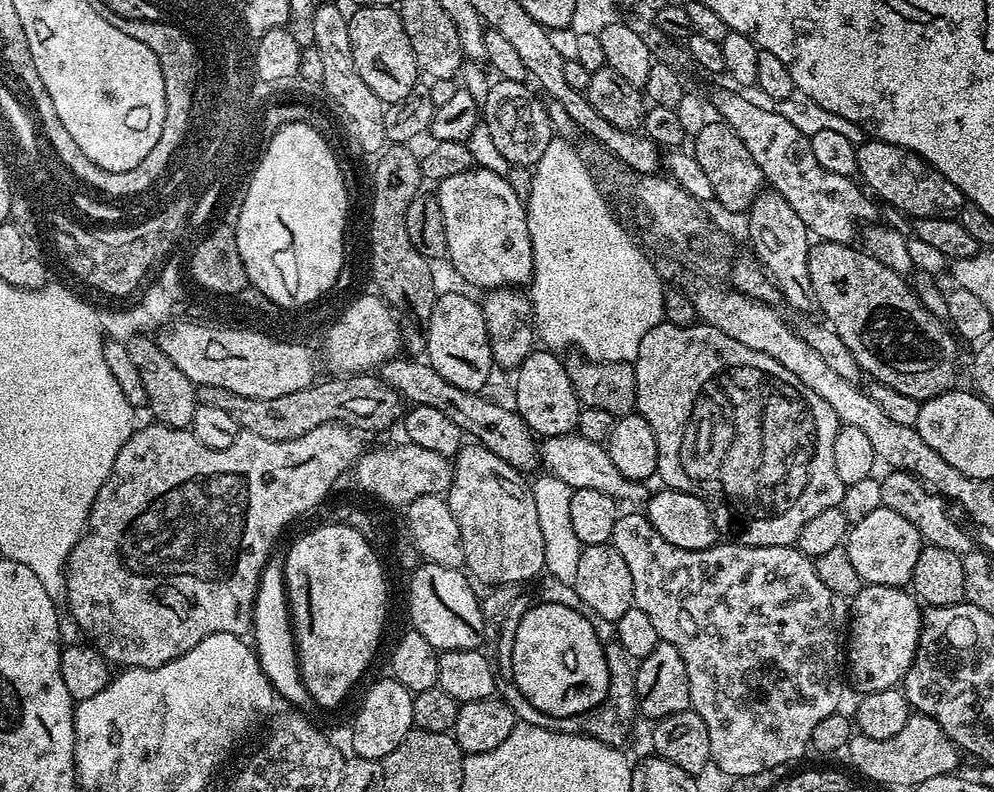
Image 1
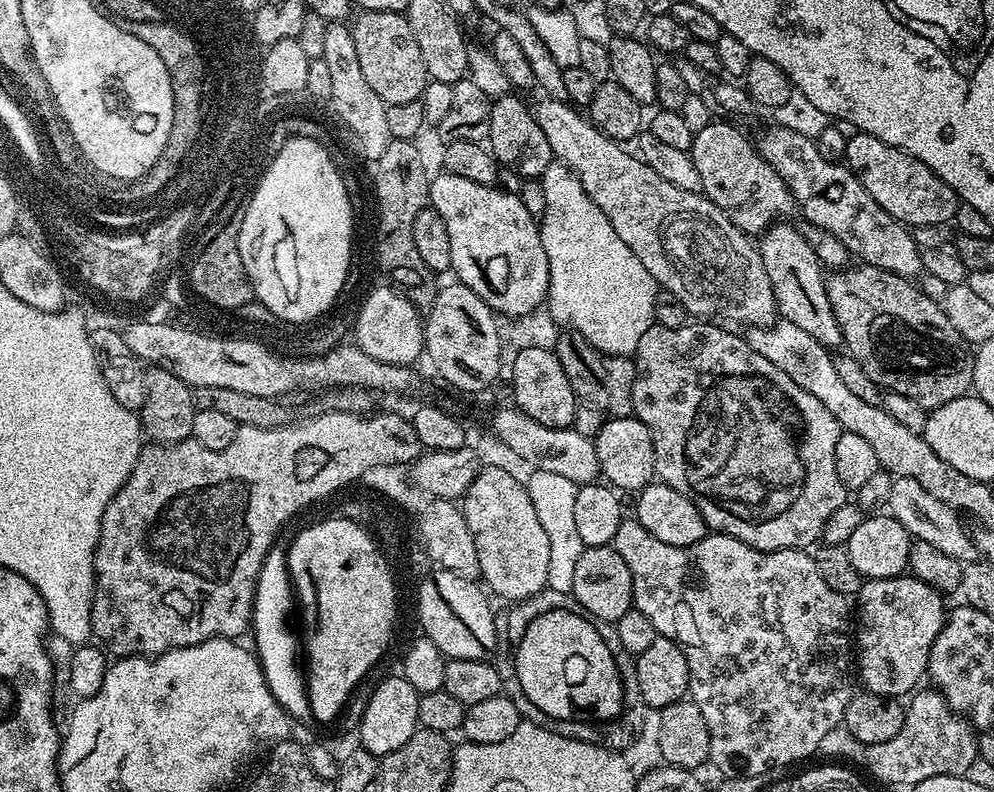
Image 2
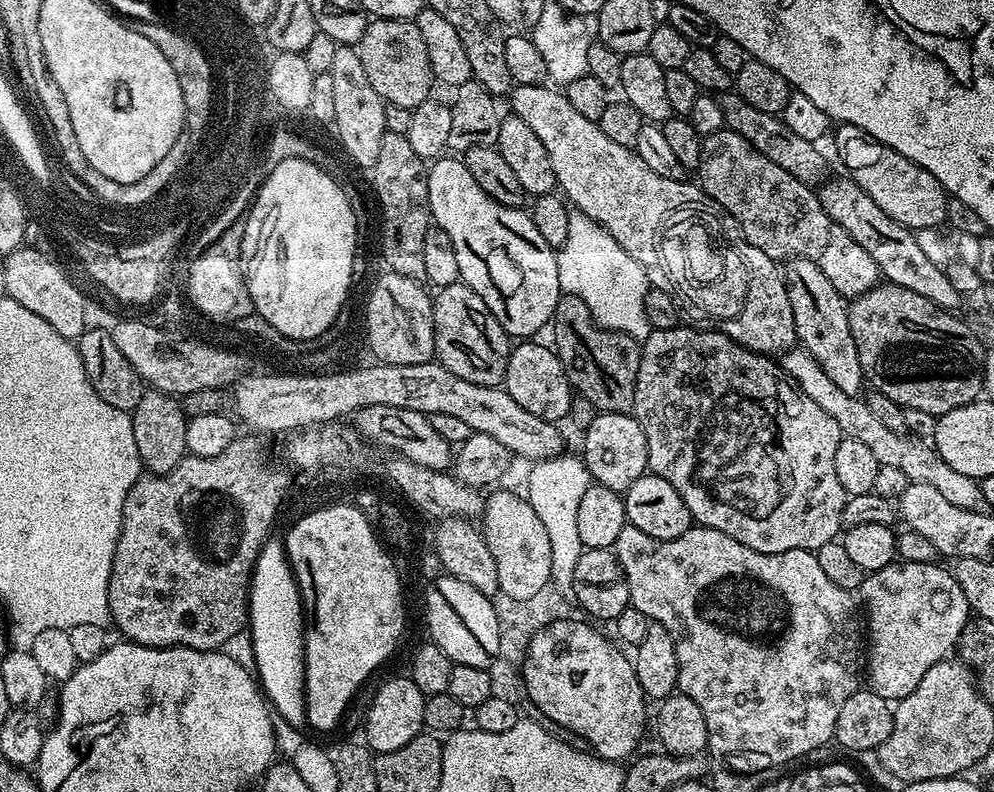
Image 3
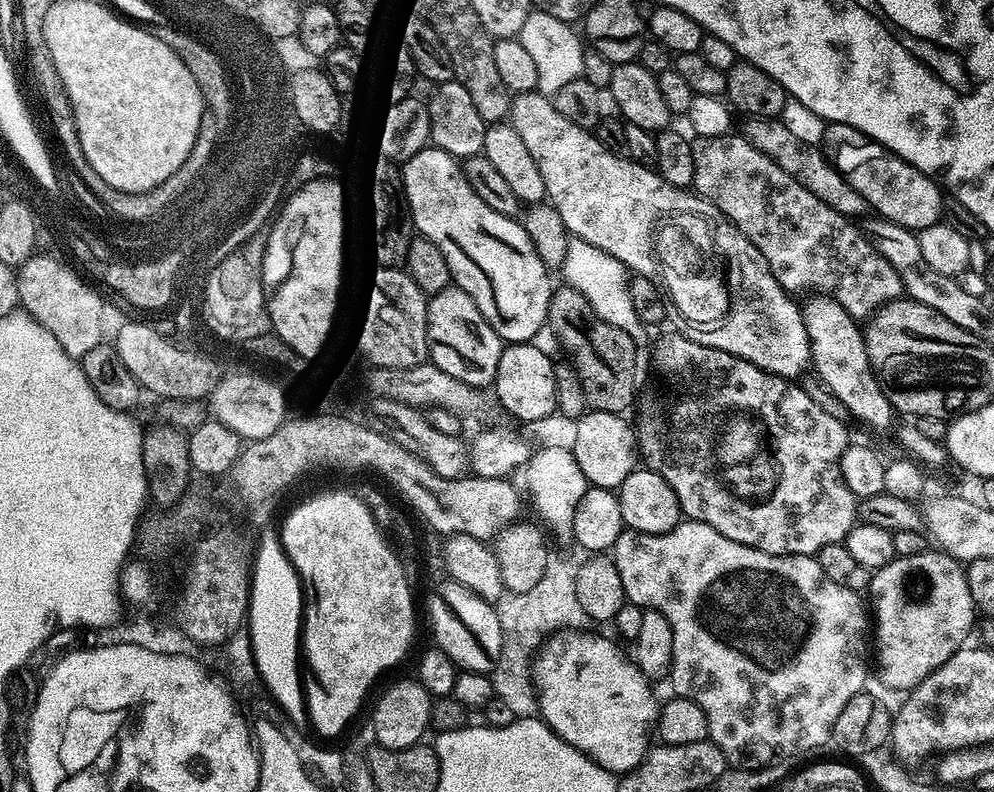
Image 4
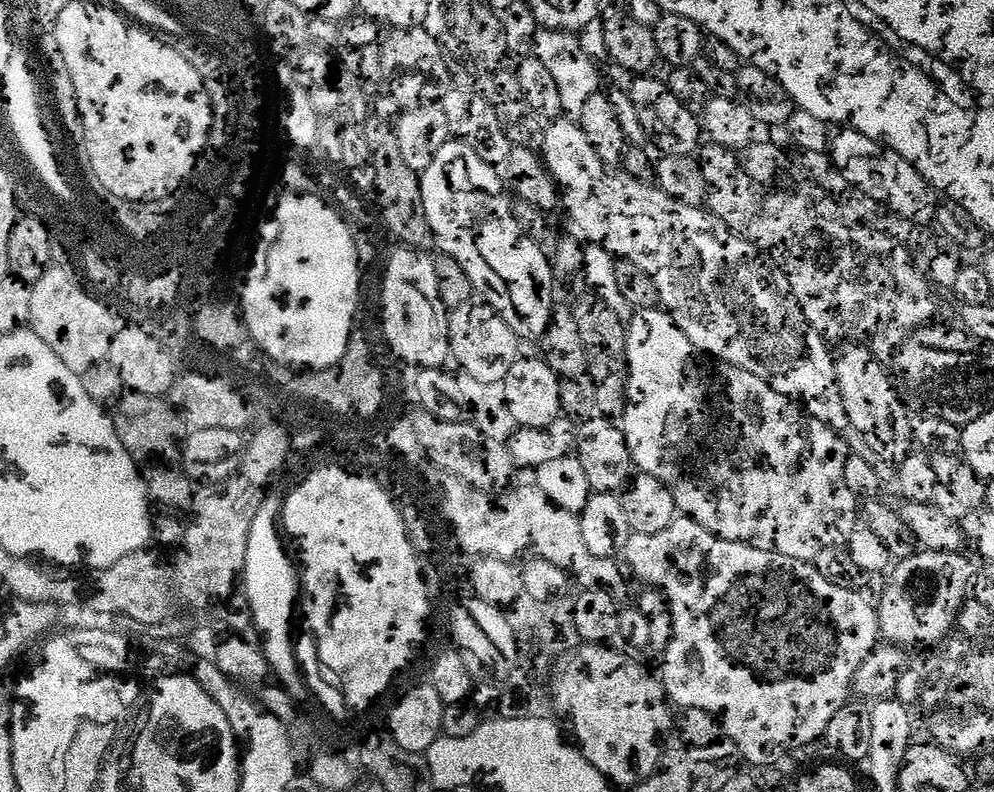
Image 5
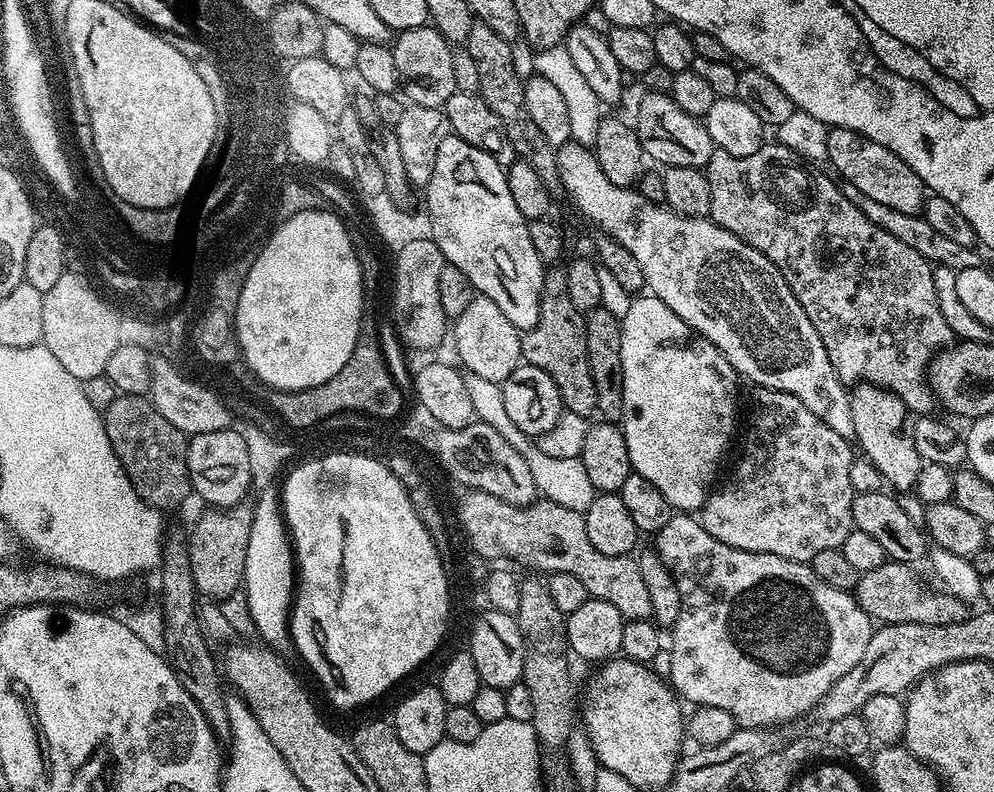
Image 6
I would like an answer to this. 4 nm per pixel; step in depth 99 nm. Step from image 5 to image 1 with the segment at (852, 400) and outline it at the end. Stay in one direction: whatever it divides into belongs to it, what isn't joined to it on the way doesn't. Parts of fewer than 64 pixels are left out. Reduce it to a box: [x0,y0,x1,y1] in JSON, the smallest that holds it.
[748,190,816,312]

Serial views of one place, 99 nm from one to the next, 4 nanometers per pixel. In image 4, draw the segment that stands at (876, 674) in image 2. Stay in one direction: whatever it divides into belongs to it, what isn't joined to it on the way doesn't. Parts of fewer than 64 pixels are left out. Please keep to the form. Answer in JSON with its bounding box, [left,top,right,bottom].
[868,548,976,692]

